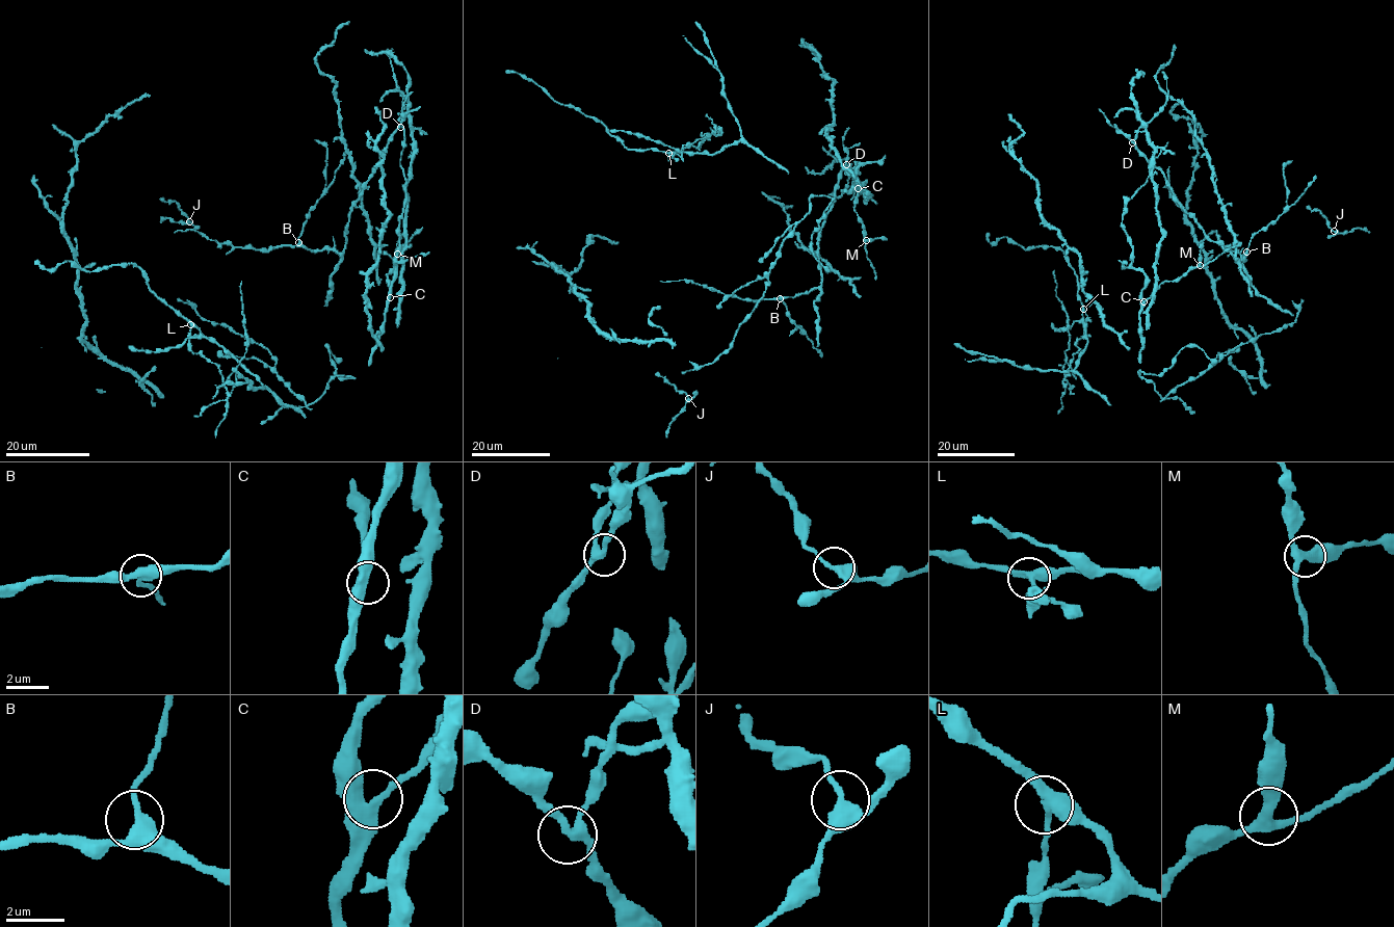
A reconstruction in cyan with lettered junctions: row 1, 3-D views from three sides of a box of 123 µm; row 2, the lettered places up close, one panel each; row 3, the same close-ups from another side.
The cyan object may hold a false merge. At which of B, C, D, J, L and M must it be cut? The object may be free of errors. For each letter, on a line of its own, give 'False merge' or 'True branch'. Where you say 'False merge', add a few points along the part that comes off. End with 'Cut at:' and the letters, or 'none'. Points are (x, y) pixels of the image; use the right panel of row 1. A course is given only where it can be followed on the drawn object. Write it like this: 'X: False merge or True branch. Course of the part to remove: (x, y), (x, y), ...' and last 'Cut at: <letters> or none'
B: True branch
C: True branch
D: True branch
J: True branch
L: False merge. Course of the part to remove: (1083, 310), (1085, 336), (1075, 345), (1079, 350), (1069, 365), (1068, 316), (1056, 295), (1054, 270)
M: True branch
Cut at: L

